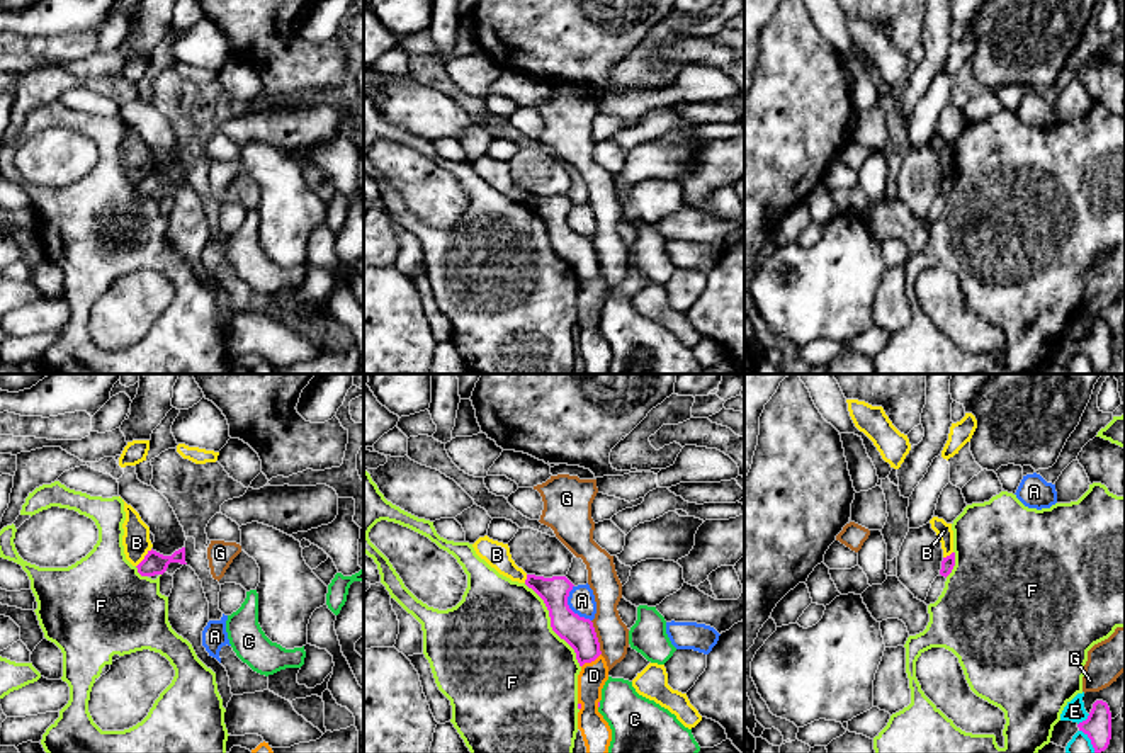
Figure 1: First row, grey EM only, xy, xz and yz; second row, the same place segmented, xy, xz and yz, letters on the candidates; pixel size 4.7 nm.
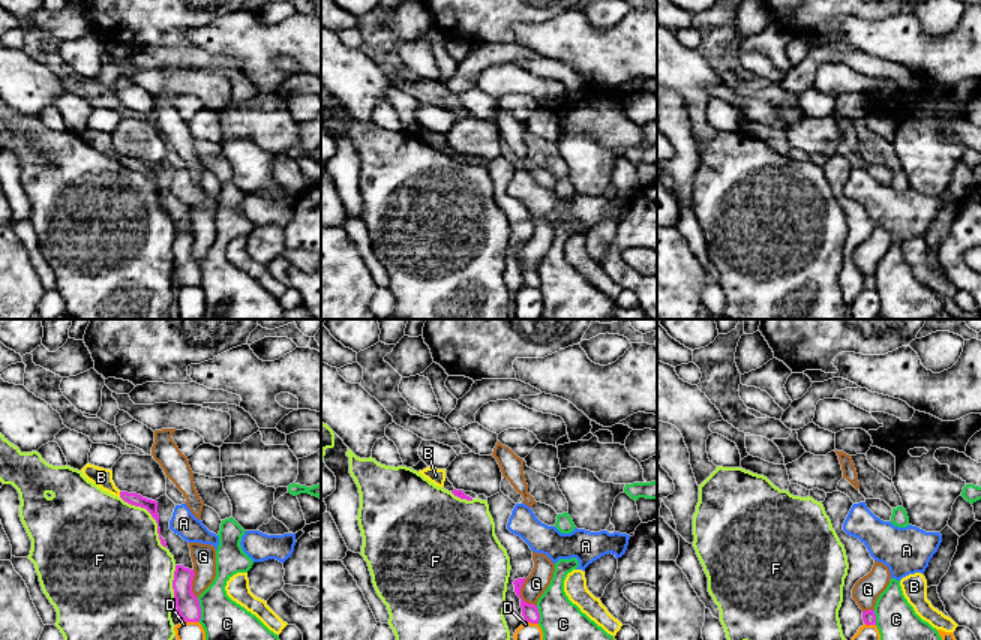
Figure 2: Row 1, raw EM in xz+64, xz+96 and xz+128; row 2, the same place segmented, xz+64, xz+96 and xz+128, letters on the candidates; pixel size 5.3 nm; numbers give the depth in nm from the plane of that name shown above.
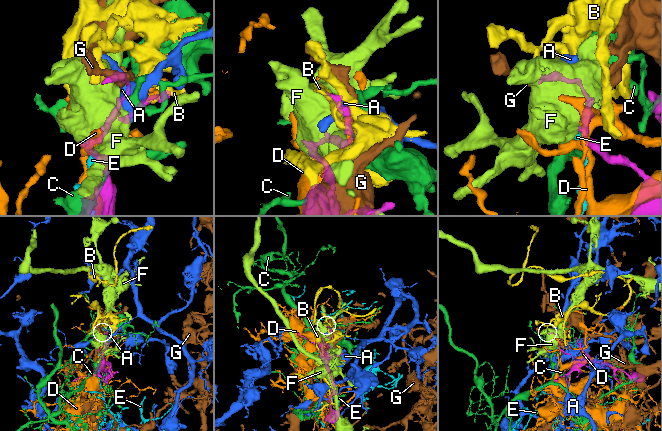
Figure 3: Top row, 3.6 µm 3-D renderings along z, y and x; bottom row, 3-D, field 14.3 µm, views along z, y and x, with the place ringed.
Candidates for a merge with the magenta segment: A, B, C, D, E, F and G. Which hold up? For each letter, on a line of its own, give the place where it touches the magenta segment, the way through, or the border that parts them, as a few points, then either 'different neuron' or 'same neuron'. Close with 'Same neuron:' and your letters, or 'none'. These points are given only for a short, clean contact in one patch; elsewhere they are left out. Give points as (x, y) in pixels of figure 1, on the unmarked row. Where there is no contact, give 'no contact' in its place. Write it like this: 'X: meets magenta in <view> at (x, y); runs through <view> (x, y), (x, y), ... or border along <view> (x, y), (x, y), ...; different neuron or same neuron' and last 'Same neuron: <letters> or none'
A: meets magenta in xz at (568, 226); border along xz (573, 204), (568, 225), (590, 240); different neuron
B: meets magenta in xy at (145, 177); border along xy (152, 169), (136, 186); different neuron
C: meets magenta in xz at (599, 325); different neuron
D: meets magenta in xz at (590, 281); different neuron
E: meets magenta in yz at (1083, 340); border along yz (1090, 334), (1078, 344); different neuron
F: meets magenta in xz at (551, 243); different neuron
G: meets magenta in xz at (597, 257); different neuron
Same neuron: none

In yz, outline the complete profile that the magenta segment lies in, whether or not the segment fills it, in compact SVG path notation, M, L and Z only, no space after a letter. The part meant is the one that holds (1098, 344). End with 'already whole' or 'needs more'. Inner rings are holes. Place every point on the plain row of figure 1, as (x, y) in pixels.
M1096 320L1086 340L1077 343L1094 367L1094 372L1100 374L1105 371L1111 359L1111 331L1106 321Z; already whole

